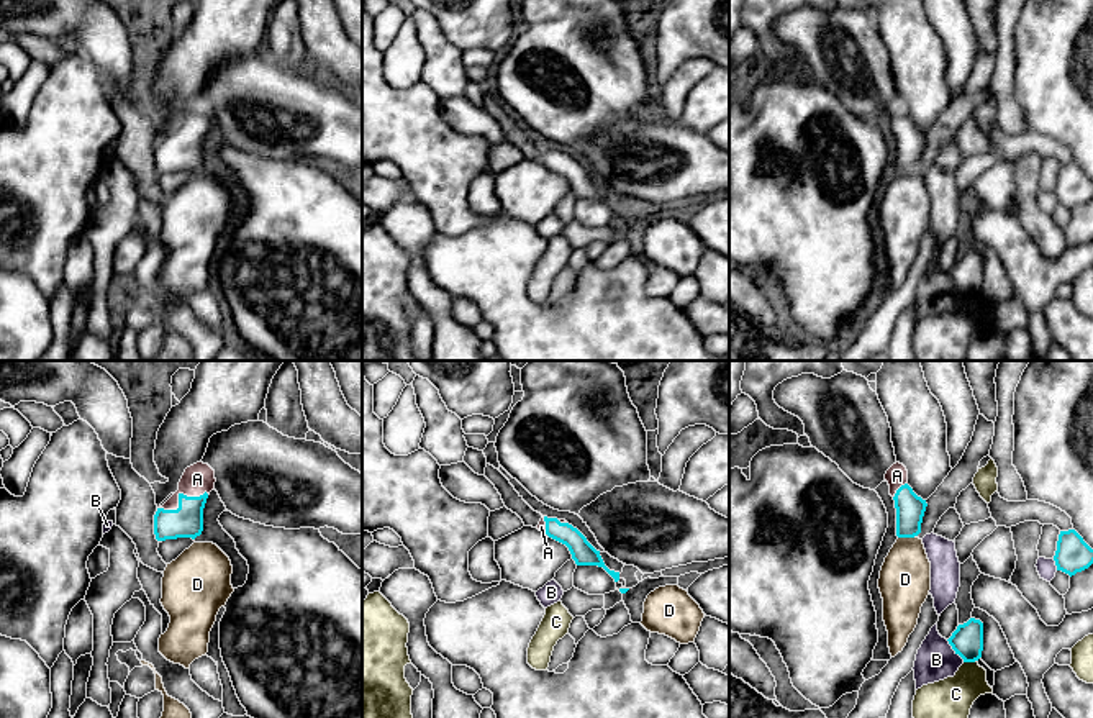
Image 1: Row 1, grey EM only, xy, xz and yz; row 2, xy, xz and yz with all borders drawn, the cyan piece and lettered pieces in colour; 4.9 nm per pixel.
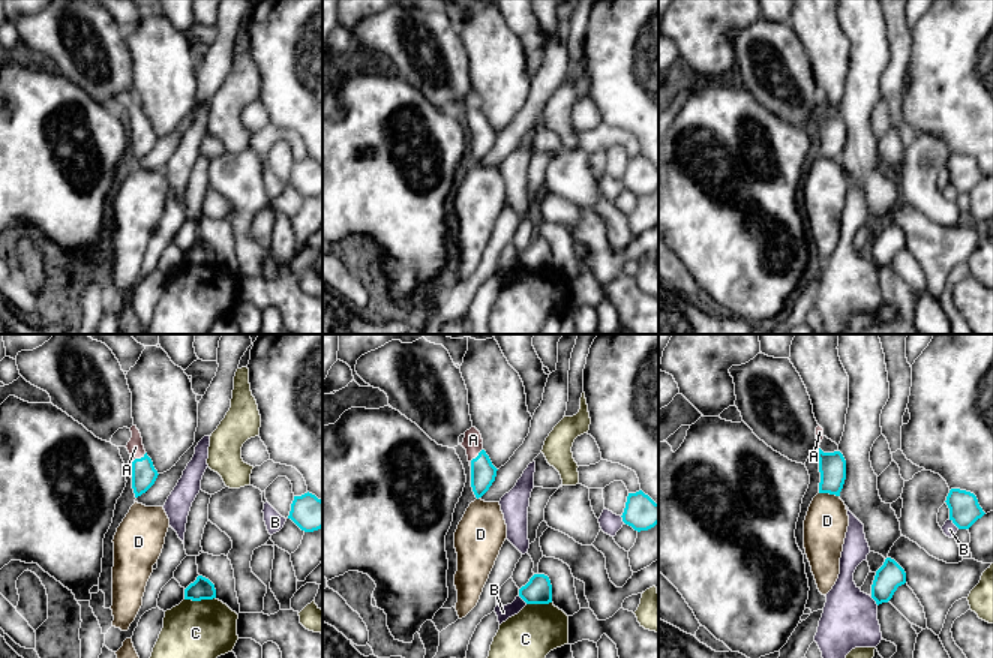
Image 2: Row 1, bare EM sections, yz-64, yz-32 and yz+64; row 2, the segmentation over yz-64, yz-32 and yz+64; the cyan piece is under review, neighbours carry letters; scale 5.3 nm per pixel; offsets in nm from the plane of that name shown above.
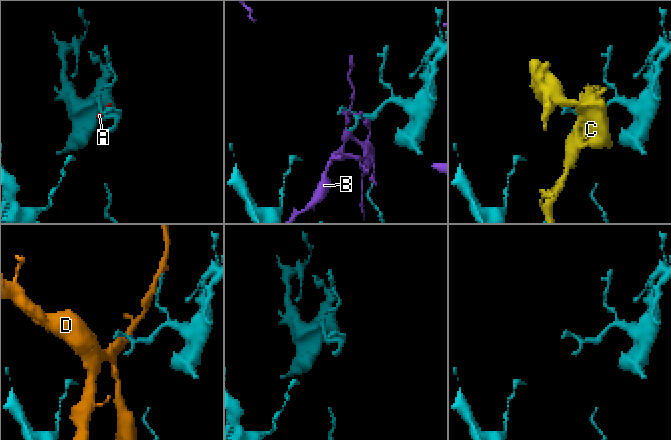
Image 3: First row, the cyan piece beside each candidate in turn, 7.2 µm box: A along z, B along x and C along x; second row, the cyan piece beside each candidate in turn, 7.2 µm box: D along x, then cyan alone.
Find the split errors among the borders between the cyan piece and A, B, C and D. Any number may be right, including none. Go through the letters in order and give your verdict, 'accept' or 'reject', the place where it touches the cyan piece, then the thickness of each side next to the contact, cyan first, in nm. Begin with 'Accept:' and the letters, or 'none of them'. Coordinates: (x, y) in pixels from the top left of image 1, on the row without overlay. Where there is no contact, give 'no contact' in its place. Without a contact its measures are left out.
Accept: A
A: accept | xy (179, 128) | 160/150 nm
B: reject | yz (954, 282) | 160/200 nm
C: reject | yz (969, 294) | 160/240 nm
D: reject | yz (907, 169) | 140/260 nm

